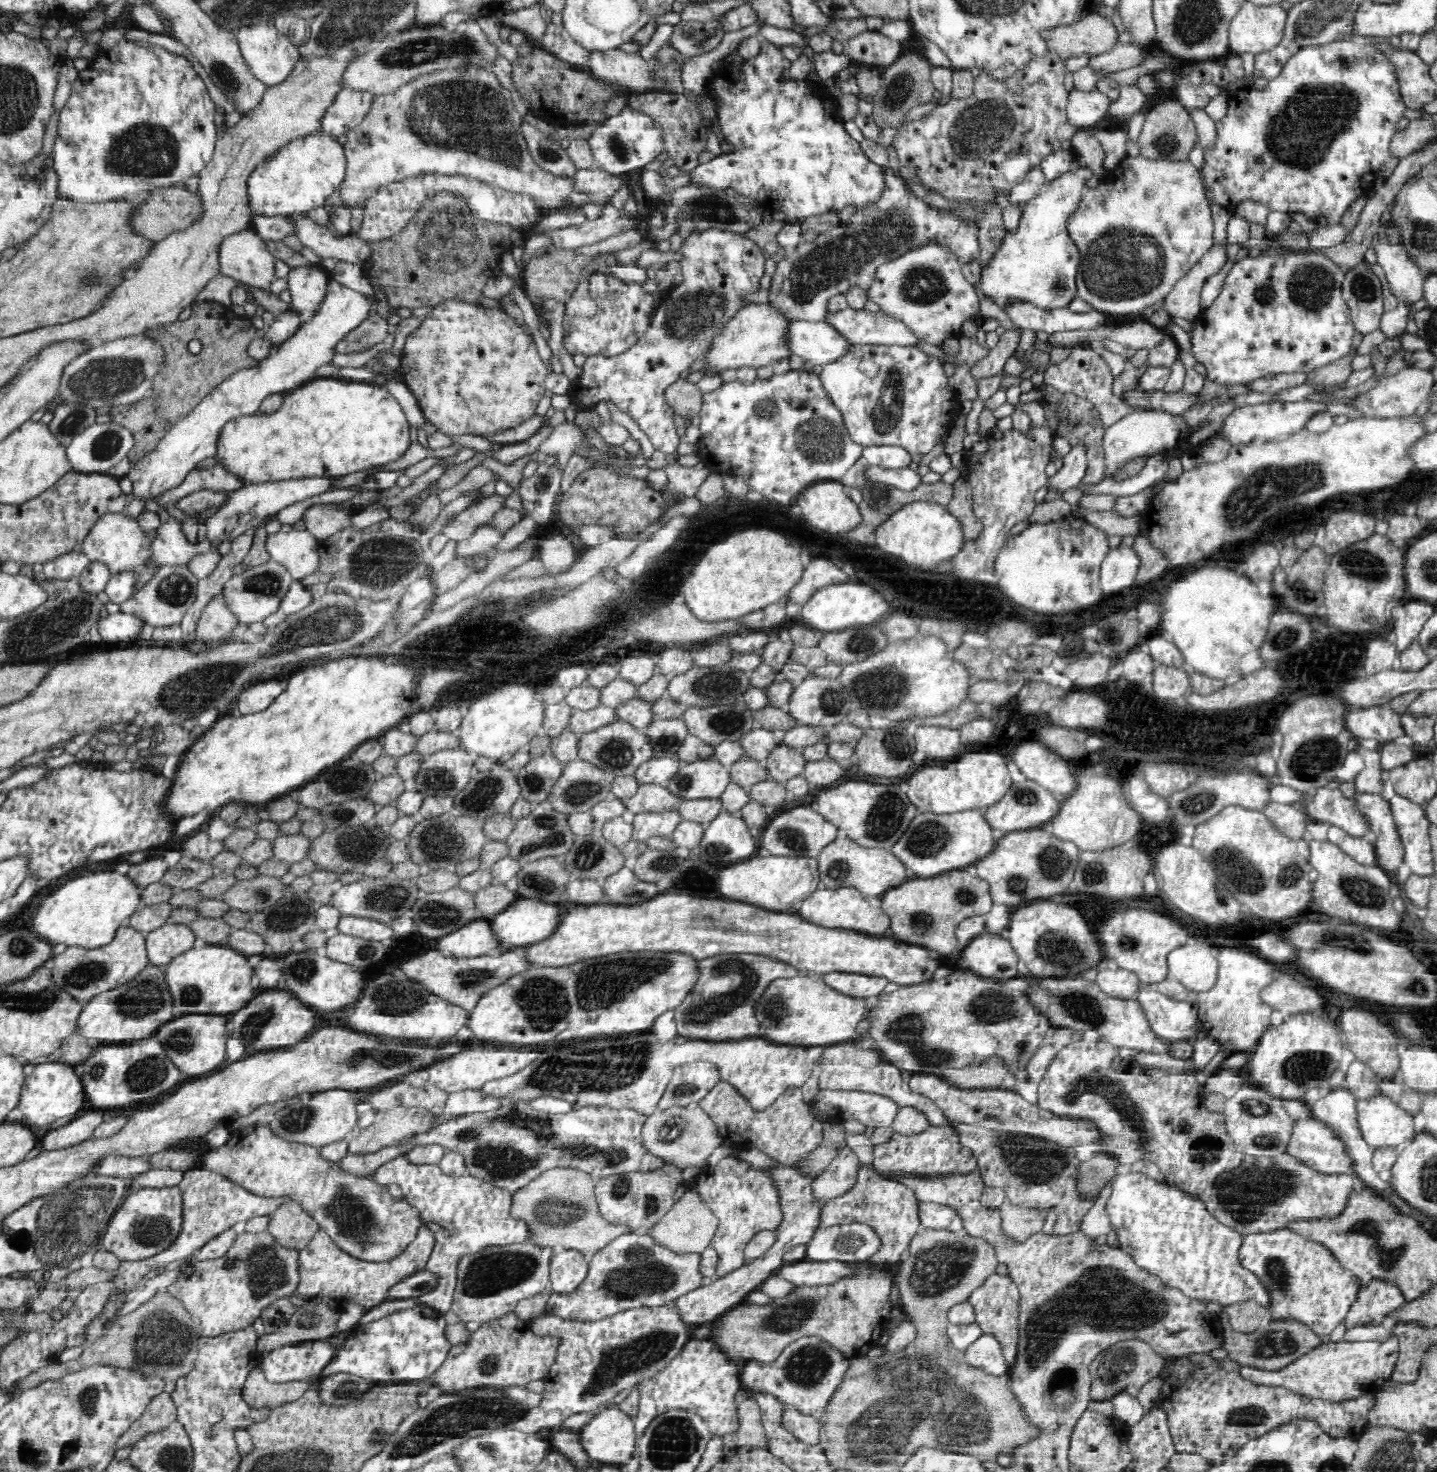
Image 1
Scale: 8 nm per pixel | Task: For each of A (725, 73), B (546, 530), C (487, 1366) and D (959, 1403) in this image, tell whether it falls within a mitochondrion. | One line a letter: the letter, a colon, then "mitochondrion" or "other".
A: other
B: other
C: mitochondrion
D: mitochondrion

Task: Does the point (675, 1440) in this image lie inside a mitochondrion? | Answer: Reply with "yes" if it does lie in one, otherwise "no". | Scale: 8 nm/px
yes

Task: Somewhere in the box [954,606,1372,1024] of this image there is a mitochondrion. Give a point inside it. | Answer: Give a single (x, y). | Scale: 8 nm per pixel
(1249, 879)

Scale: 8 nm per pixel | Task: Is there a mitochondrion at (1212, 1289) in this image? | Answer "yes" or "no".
no

